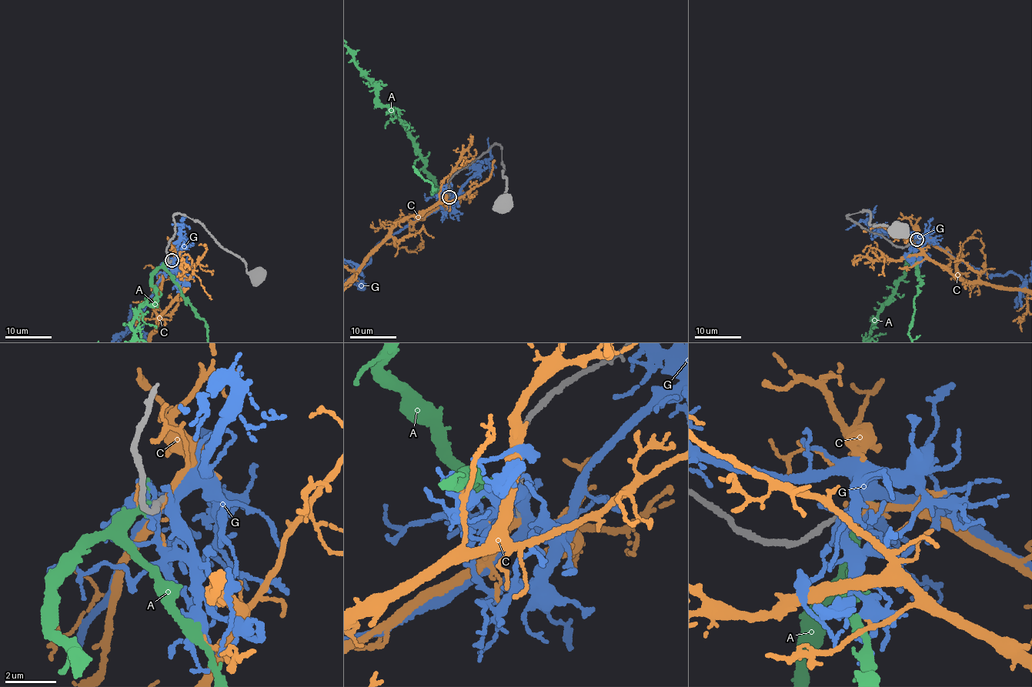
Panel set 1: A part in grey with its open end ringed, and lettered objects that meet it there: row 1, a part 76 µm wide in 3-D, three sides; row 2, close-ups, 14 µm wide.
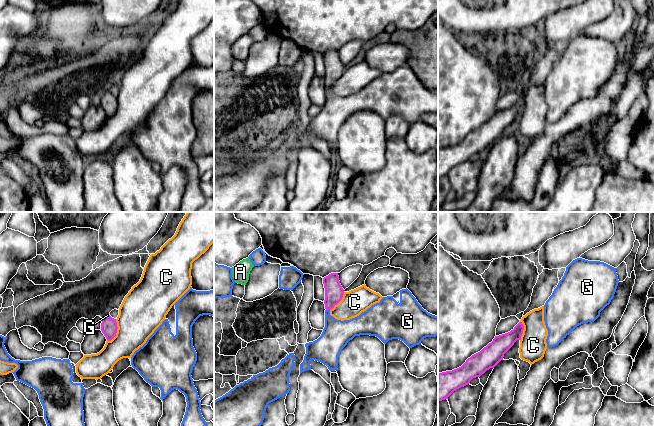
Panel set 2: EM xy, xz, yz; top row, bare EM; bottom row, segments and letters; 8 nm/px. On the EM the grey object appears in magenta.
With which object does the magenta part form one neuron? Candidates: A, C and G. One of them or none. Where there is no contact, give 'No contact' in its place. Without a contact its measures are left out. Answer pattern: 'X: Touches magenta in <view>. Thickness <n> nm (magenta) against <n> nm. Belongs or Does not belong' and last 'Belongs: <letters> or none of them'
A: No contact. Does not belong
C: Touches magenta in xy. Thickness 130 nm (magenta) against 360 nm. Does not belong
G: Touches magenta in xz. Thickness 150 nm (magenta) against 220 nm. Belongs
Belongs: G

